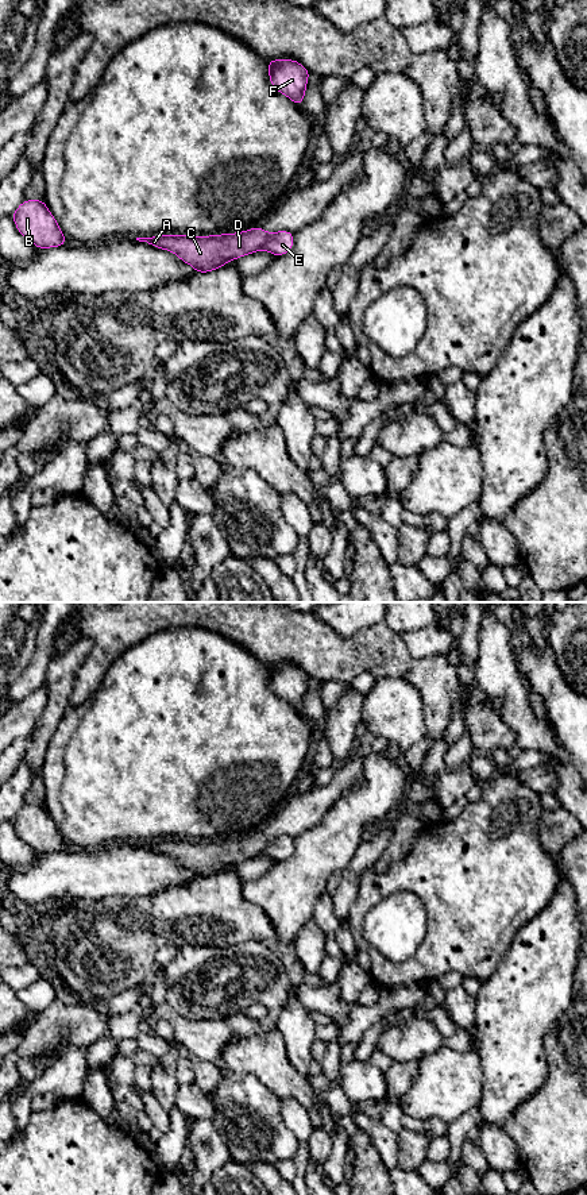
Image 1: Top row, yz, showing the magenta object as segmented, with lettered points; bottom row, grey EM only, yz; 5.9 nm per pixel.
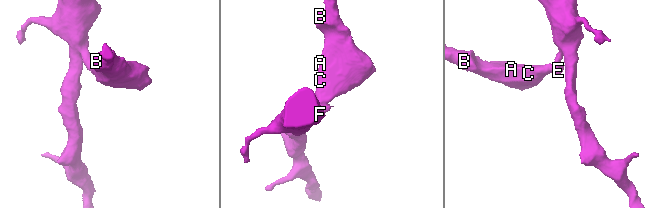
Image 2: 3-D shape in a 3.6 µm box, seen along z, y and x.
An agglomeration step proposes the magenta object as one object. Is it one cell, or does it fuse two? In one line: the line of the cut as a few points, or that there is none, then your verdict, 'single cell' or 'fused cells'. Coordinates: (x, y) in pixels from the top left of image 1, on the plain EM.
cut in yz along (267, 839), (262, 854); fused cells

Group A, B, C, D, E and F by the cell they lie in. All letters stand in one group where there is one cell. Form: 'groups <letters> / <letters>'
groups A B C D / E F

